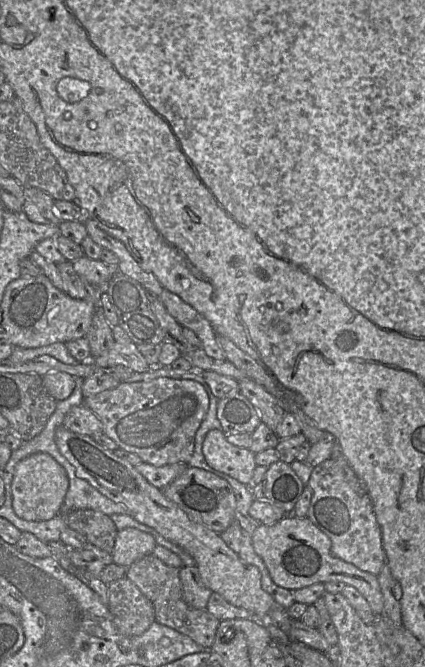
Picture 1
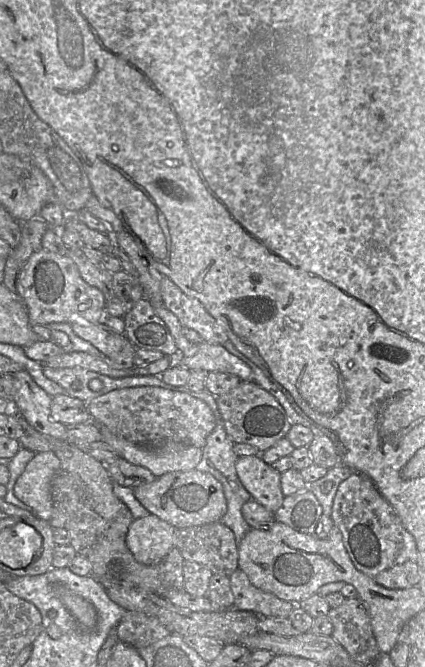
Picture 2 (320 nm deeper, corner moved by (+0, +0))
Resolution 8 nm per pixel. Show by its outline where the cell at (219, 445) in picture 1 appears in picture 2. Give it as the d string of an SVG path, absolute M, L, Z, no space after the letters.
M258 455L238 457L235 463L238 478L252 498L273 514L282 506L280 472L271 468Z

